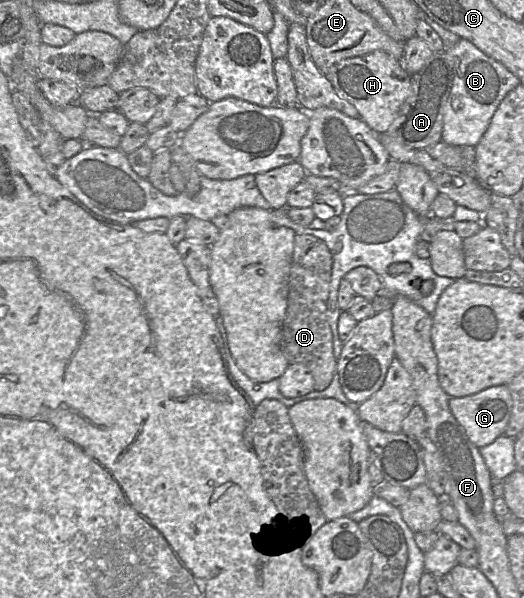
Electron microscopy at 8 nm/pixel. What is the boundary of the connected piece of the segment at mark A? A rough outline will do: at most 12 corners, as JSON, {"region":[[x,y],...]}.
{"region":[[445,51],[411,76],[386,135],[404,147],[441,141],[454,78]]}

